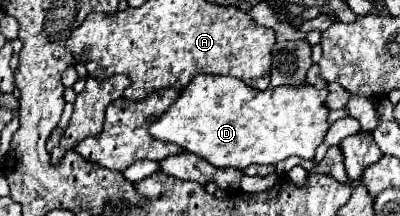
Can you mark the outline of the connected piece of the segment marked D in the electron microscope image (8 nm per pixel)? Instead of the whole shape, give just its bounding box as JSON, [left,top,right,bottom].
[150,74,330,170]

